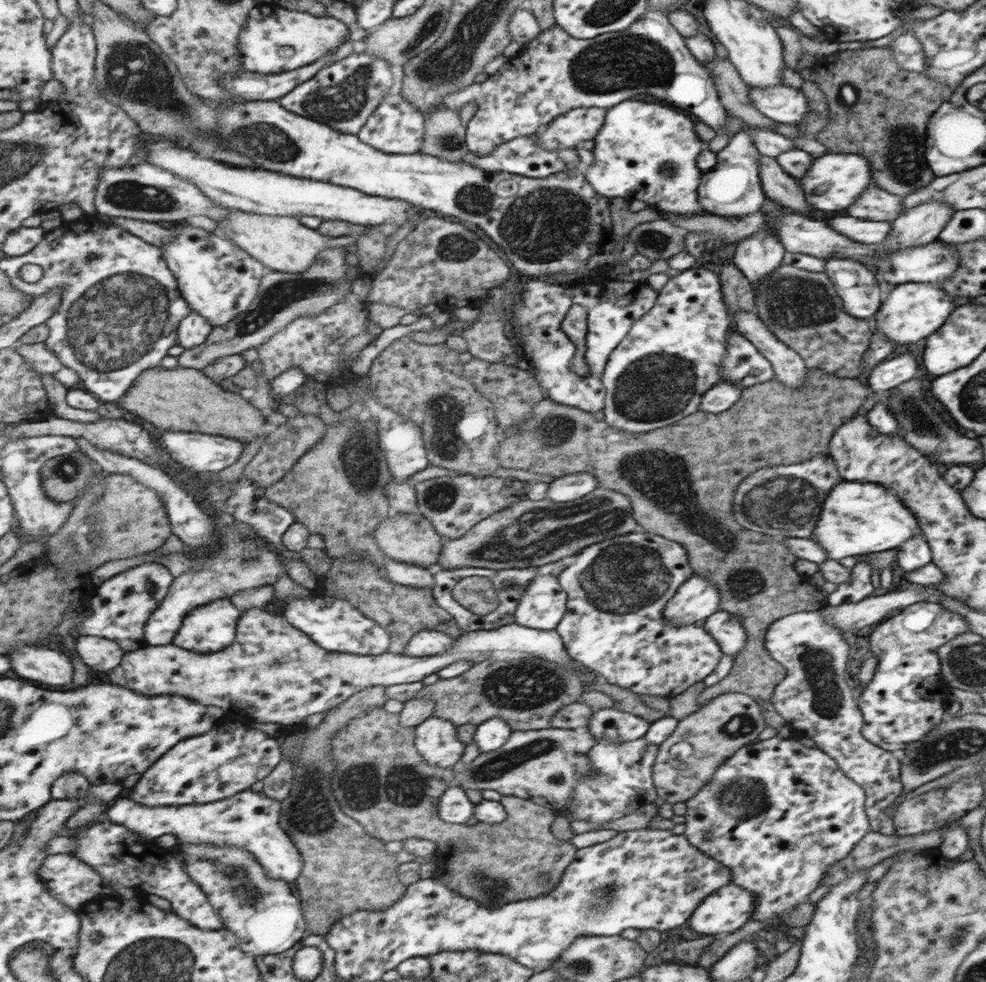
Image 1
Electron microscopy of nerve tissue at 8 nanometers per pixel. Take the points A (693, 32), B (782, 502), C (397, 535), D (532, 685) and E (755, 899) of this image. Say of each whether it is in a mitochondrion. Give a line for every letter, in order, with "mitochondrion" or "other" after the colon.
A: other
B: mitochondrion
C: other
D: mitochondrion
E: other

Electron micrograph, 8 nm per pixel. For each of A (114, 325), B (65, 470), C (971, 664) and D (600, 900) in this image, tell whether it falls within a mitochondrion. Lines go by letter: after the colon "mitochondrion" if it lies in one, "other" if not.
A: mitochondrion
B: mitochondrion
C: mitochondrion
D: mitochondrion

